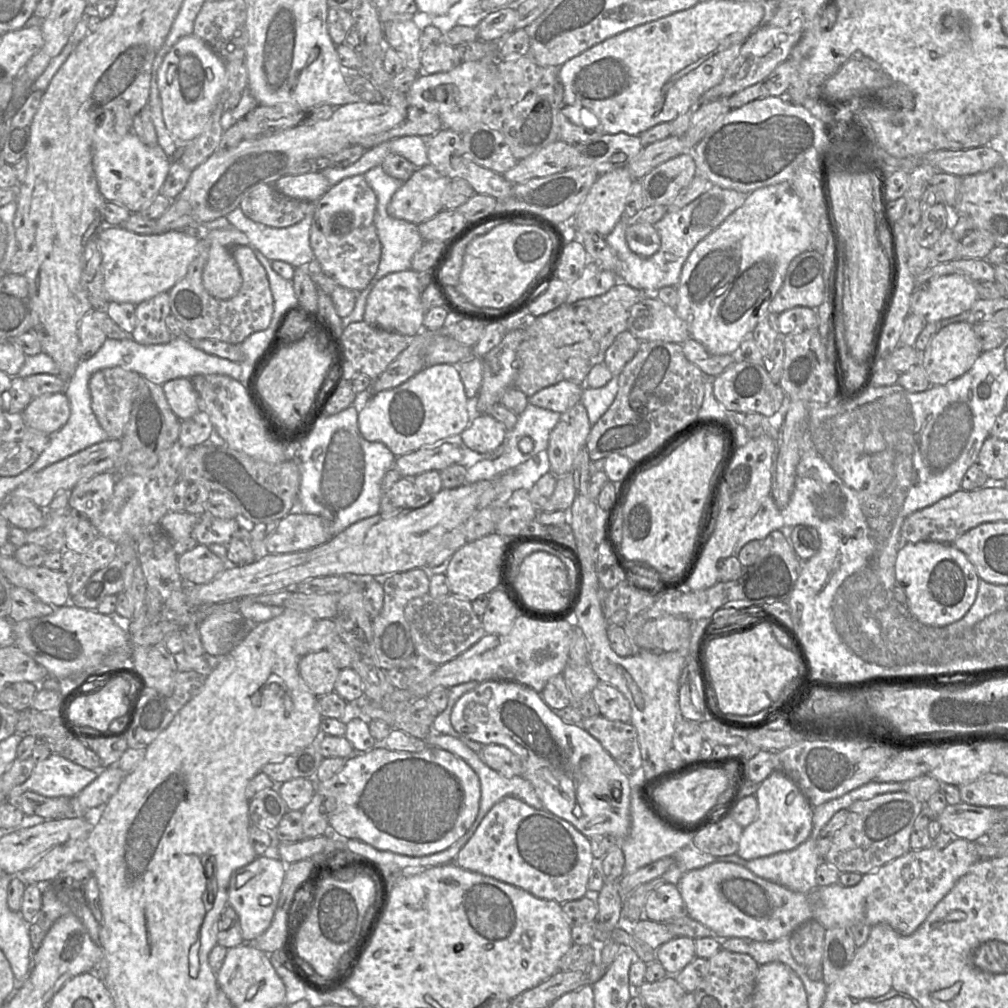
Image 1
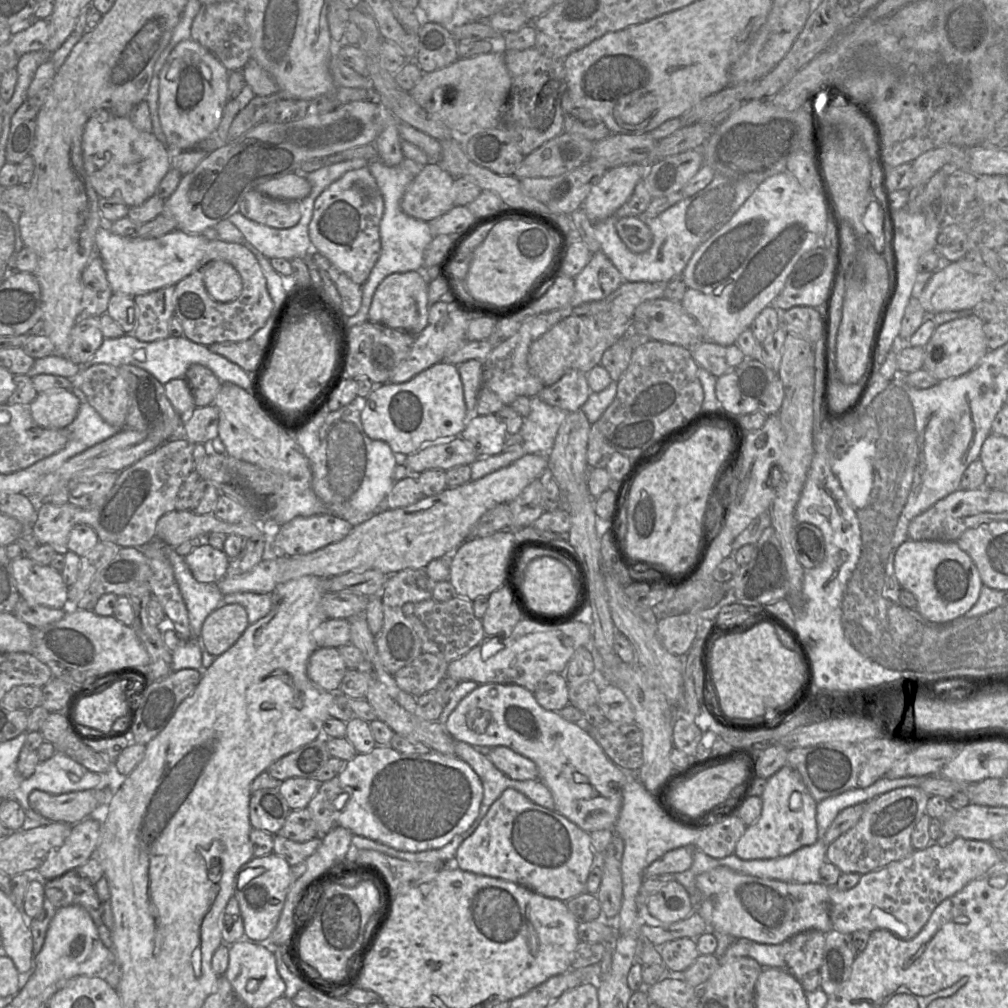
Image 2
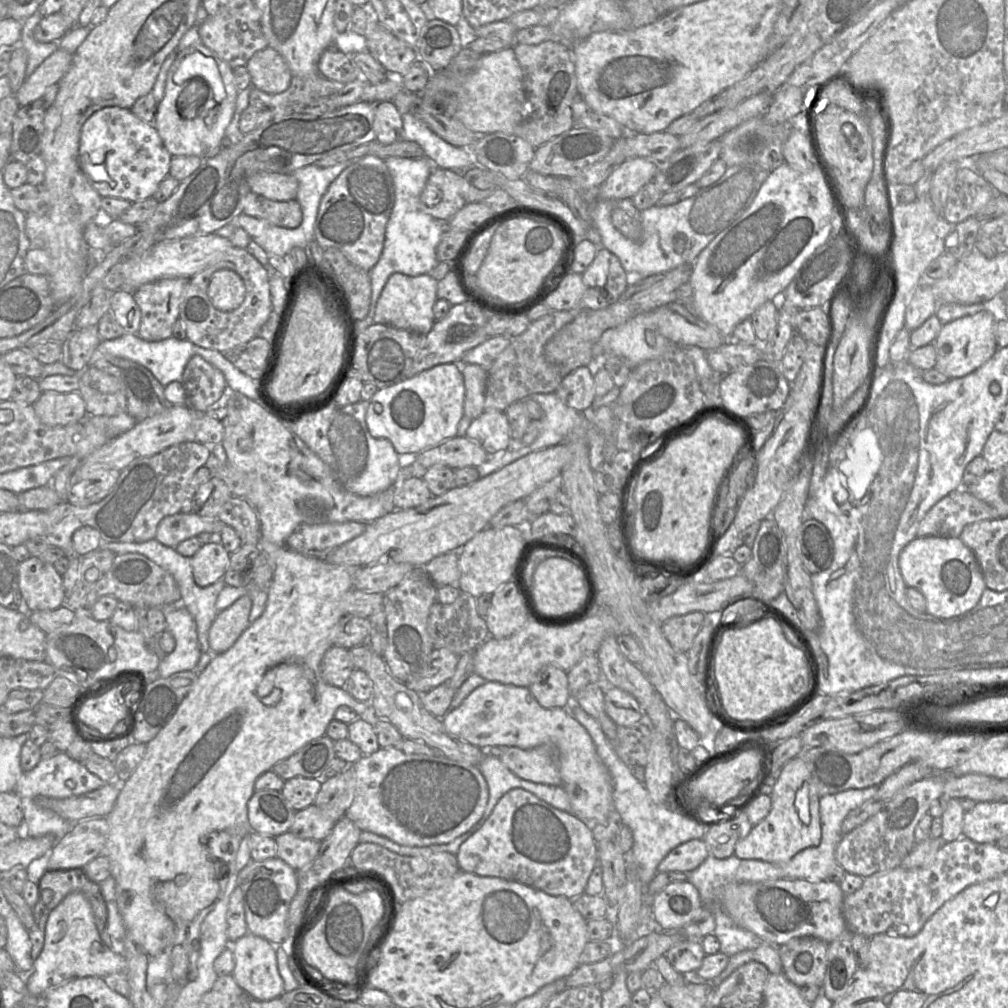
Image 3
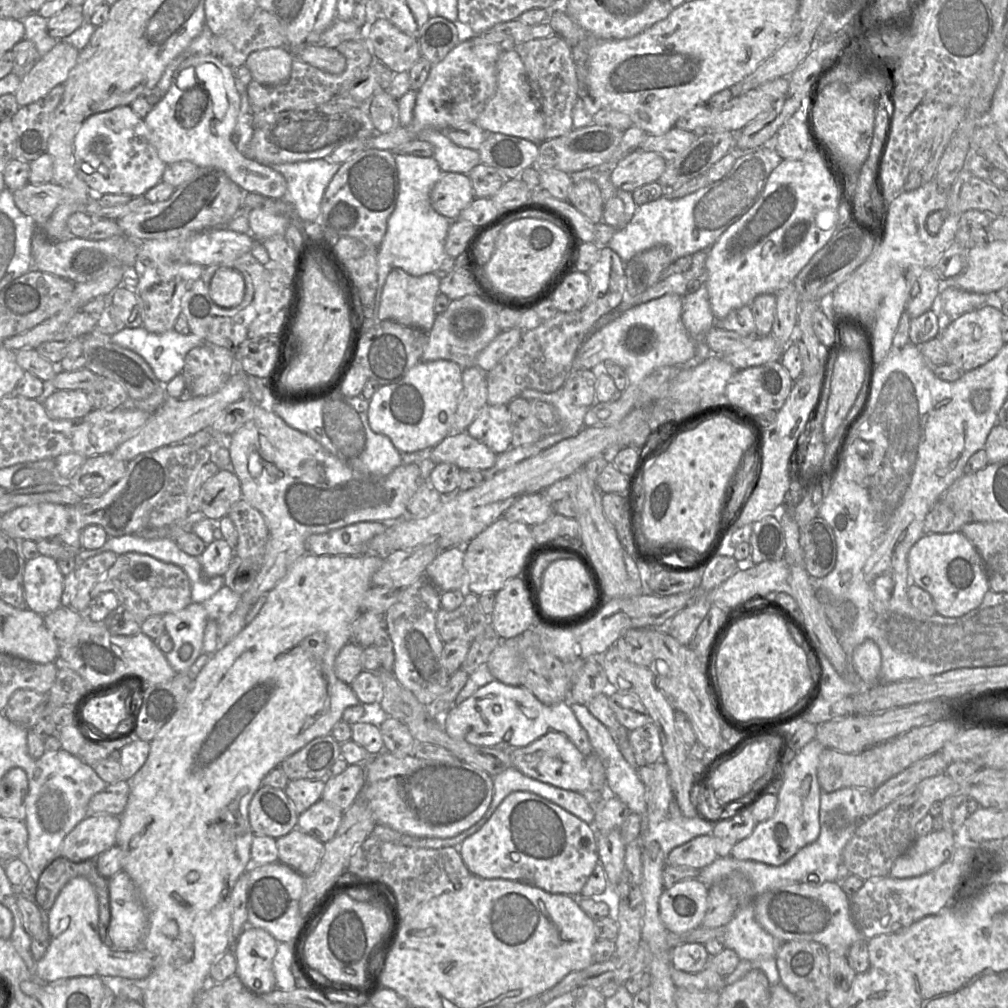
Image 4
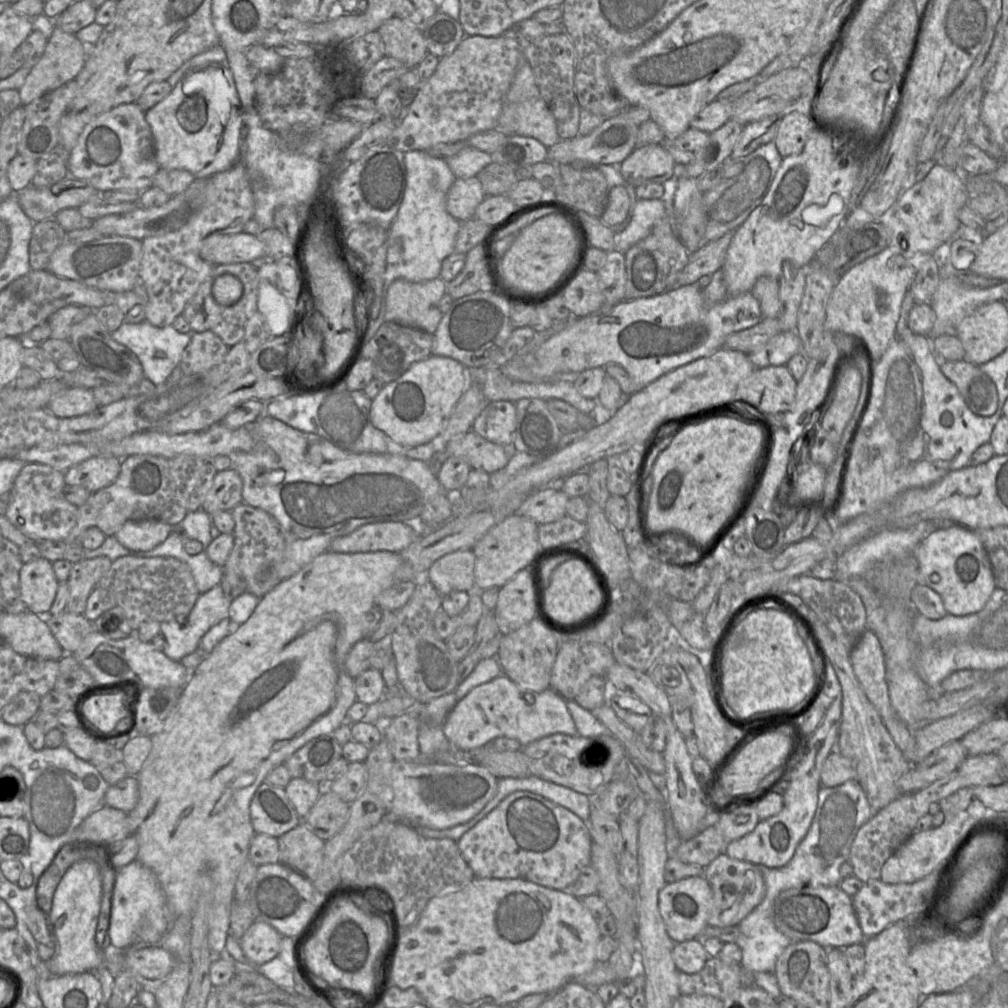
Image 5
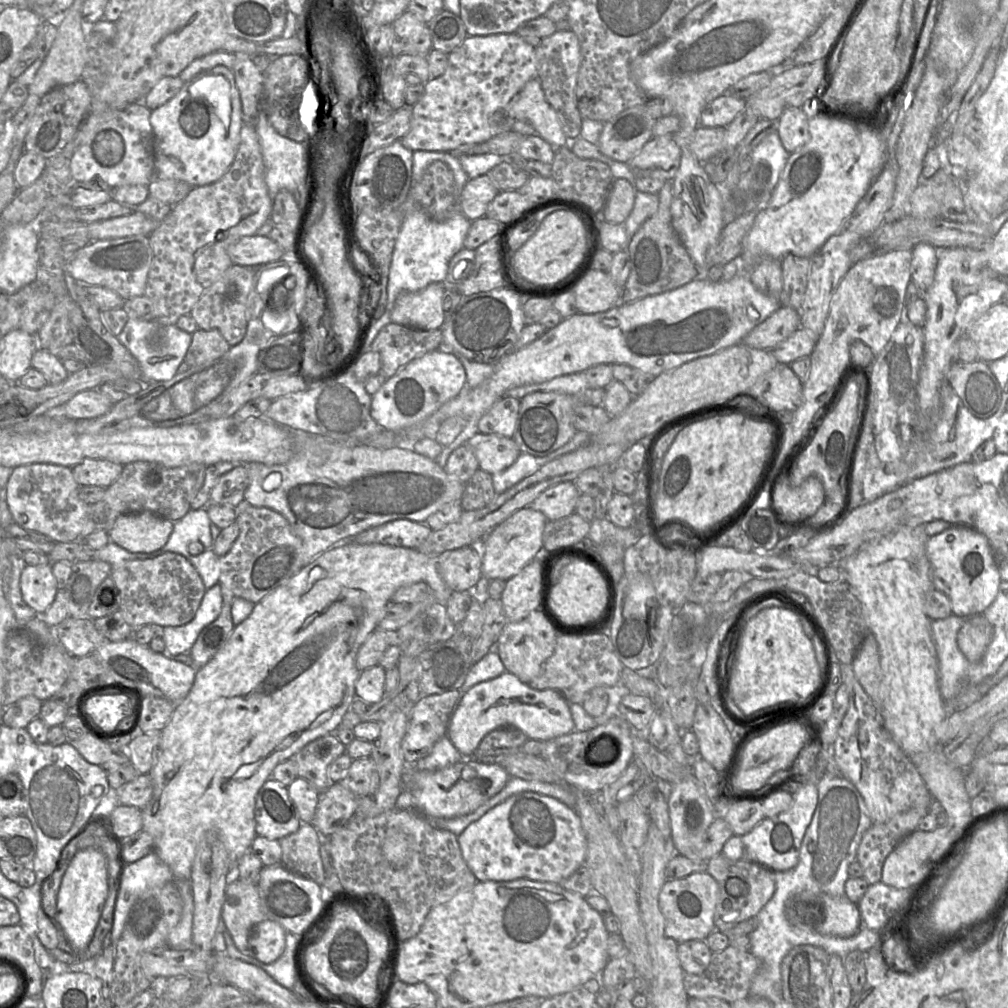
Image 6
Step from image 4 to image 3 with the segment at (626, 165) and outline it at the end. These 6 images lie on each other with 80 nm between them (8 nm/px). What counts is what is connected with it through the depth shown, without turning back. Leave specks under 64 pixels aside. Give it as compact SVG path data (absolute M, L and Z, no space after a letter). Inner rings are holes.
M627 158L597 190L597 199L632 198L644 185L653 181L658 163L642 158Z

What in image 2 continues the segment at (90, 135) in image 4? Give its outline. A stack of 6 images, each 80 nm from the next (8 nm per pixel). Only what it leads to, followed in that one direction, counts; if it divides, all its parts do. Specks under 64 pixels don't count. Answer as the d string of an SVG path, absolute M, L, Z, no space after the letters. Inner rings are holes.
M98 110L87 121L82 137L84 168L99 198L136 207L156 195L157 188L171 169L171 153L151 132L138 130L129 117Z

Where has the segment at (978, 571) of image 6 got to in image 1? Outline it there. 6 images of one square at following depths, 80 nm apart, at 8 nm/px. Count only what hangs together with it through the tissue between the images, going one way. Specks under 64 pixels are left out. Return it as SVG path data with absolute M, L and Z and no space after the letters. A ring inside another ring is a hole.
M903 542L895 562L896 585L906 593L908 608L923 625L944 627L962 619L976 600L980 578L967 556L952 543Z

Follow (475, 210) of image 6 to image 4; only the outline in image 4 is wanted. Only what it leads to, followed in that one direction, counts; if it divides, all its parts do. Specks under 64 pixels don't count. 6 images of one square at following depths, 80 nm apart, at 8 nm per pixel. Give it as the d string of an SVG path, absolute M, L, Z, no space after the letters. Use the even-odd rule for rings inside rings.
M442 172L430 192L433 209L451 221L457 219L474 199L468 175L455 172Z

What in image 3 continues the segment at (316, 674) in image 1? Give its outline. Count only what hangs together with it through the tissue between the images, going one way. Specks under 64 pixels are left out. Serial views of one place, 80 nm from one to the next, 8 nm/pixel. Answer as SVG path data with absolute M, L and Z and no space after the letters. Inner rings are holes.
M339 646L330 647L323 656L320 669L321 676L327 684L343 687L355 669L350 658L349 649Z

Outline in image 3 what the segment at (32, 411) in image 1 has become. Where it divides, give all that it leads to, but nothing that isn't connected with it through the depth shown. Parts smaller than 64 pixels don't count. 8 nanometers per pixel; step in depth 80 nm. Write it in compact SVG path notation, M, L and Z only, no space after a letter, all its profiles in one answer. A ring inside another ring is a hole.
M42 392L32 404L38 419L48 426L66 426L83 420L88 414L79 392Z

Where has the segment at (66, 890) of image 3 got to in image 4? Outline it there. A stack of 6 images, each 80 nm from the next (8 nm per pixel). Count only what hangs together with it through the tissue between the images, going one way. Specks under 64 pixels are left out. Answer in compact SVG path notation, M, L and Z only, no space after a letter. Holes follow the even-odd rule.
M58 856L53 862L51 862L41 873L35 892L35 902L40 911L42 918L43 934L42 939L32 939L31 941L31 953L35 961L39 961L44 957L49 947L49 932L48 932L48 912L52 908L58 894L62 888L73 878L83 877L86 878L94 887L98 901L98 932L100 940L112 948L112 943L108 938L108 926L110 923L110 902L109 902L109 890L108 879L103 878L96 869L94 860L87 860L83 862L71 862L66 858Z

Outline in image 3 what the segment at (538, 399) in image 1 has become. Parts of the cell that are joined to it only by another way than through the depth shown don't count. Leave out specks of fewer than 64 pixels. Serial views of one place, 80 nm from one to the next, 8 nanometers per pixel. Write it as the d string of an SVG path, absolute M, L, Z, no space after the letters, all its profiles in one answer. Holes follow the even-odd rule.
M581 366L567 374L555 391L568 406L579 412L589 410L595 400L594 366Z

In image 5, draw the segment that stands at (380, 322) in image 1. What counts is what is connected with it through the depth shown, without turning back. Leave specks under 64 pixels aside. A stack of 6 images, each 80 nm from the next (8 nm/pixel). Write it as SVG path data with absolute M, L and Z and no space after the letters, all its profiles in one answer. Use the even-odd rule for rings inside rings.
M440 277L420 283L398 278L388 288L384 320L434 334L443 317L443 313L439 309L439 302L445 293L446 282Z

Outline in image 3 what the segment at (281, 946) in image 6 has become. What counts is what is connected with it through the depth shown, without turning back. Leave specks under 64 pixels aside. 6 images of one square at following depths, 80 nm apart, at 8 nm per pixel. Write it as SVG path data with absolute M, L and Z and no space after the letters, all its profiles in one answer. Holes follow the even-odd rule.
M247 933L231 944L231 950L235 962L231 975L251 997L266 1001L278 998L285 992L274 944Z

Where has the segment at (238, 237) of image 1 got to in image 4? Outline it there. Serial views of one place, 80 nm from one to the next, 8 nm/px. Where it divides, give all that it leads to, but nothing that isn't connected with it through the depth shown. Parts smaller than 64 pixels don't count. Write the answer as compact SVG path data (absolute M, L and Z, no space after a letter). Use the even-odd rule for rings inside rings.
M220 269L210 283L210 297L221 308L232 309L243 301L245 295L243 276L233 269Z

